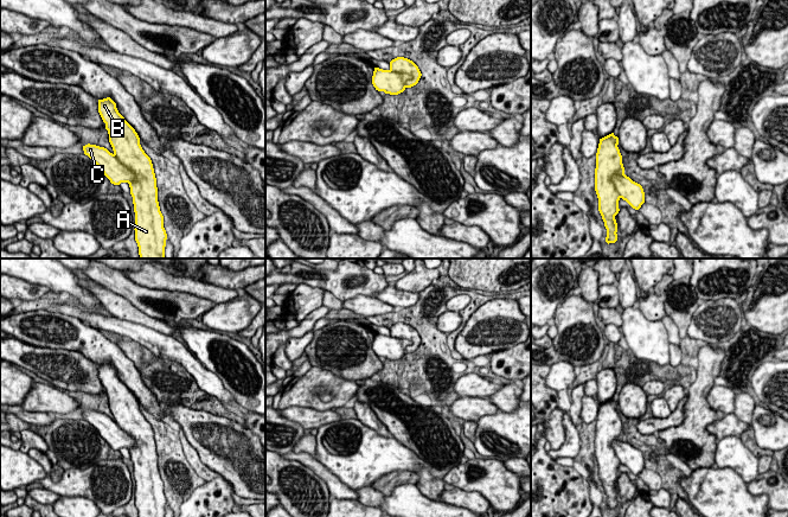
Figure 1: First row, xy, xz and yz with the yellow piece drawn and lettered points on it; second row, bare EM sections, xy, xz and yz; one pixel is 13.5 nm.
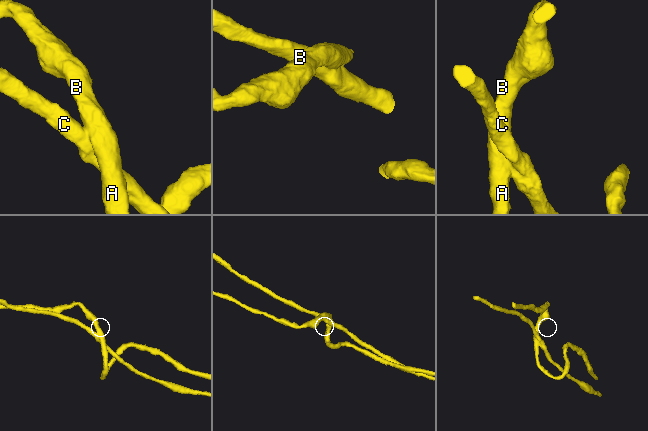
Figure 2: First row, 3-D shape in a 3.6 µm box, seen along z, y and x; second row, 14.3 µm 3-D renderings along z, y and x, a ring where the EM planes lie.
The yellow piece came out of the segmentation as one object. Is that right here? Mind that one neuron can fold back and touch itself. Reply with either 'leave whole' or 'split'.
split

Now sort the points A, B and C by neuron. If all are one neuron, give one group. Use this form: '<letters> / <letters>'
A B / C

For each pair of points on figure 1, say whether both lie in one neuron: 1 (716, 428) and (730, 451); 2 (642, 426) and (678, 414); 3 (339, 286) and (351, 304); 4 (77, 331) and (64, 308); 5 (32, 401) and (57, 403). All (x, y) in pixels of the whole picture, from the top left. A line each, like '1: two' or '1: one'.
1: two
2: one
3: two
4: two
5: one

